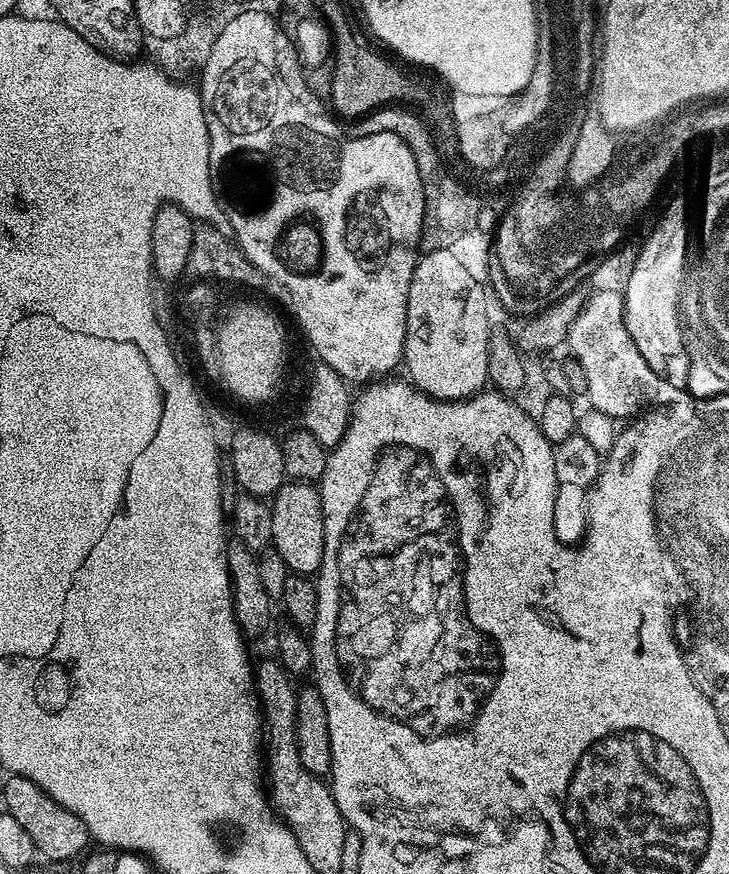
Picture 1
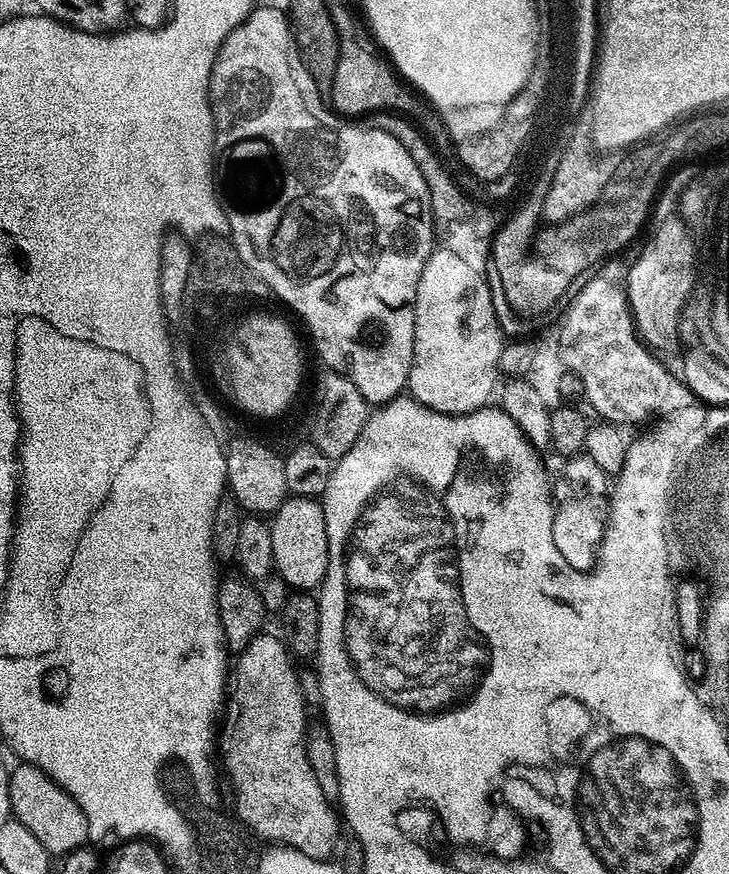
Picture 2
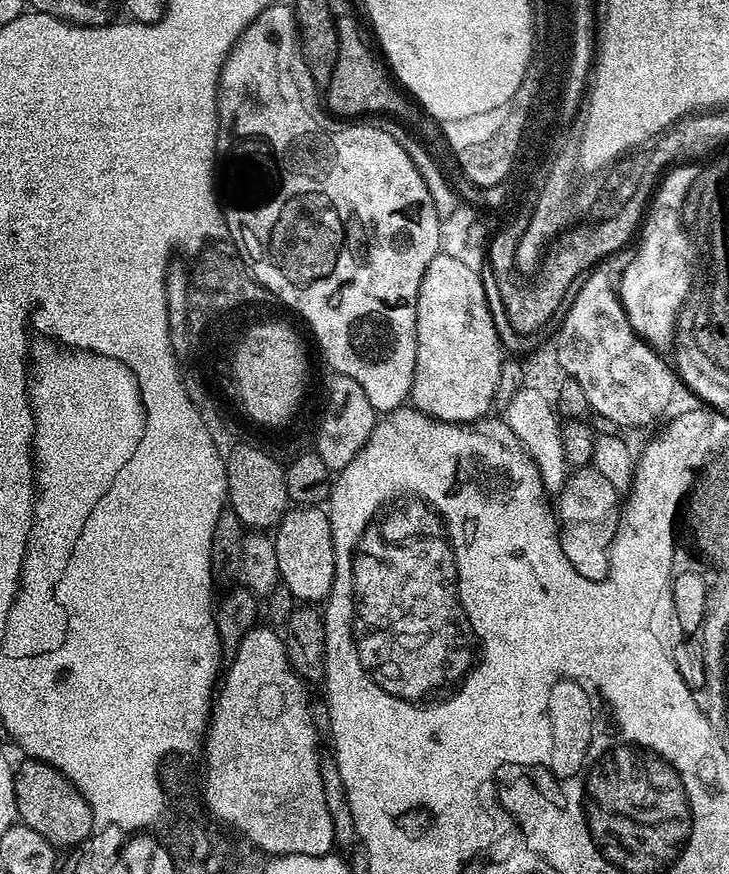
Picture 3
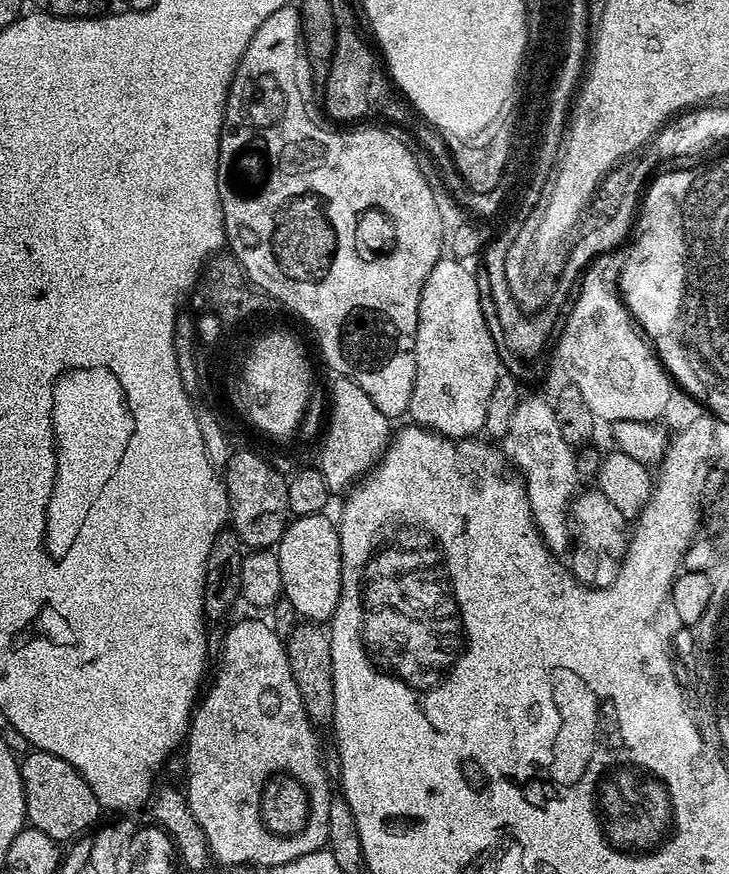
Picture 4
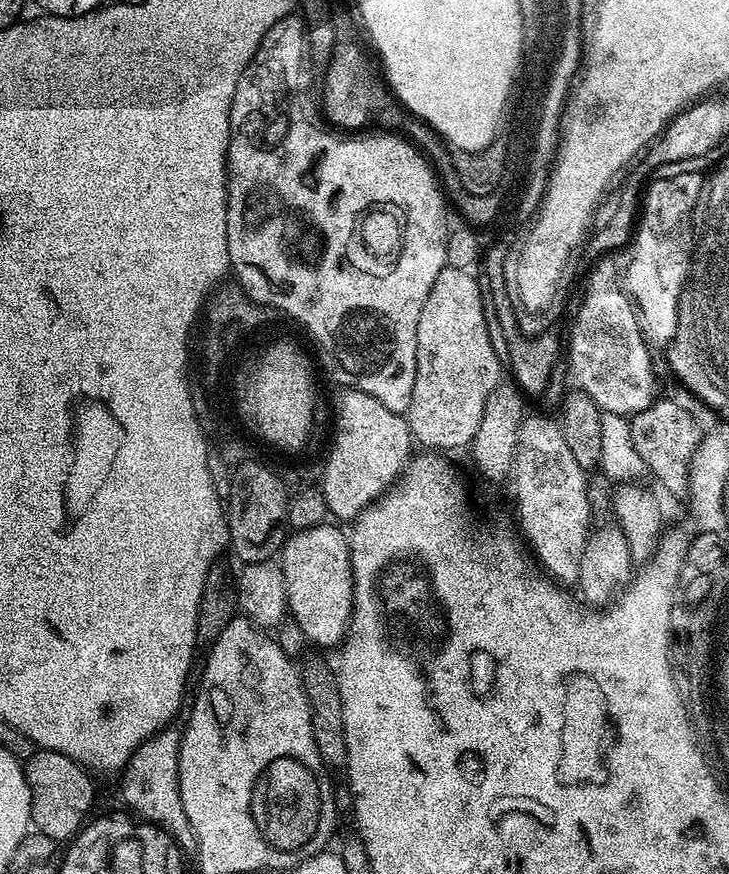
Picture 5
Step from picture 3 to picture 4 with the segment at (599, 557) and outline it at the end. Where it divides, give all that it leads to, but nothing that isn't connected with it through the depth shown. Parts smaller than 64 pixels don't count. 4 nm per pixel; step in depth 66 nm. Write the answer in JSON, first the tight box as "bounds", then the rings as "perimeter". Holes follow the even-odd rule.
{"bounds":[569,488,628,588],"perimeter":[[[598,488],[581,491],[569,509],[574,529],[574,545],[570,552],[570,570],[580,583],[590,588],[608,588],[617,577],[628,541],[628,520]]]}

